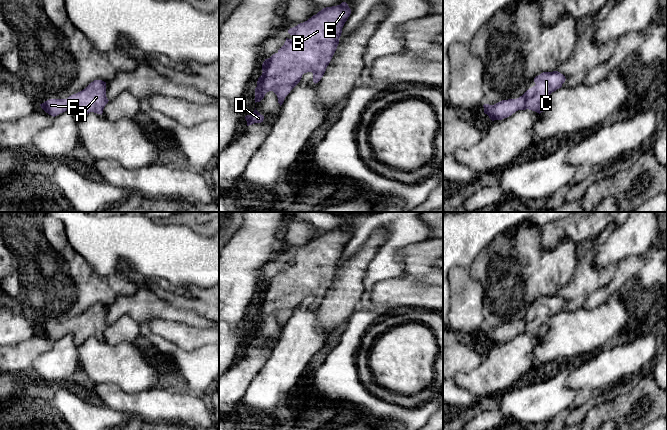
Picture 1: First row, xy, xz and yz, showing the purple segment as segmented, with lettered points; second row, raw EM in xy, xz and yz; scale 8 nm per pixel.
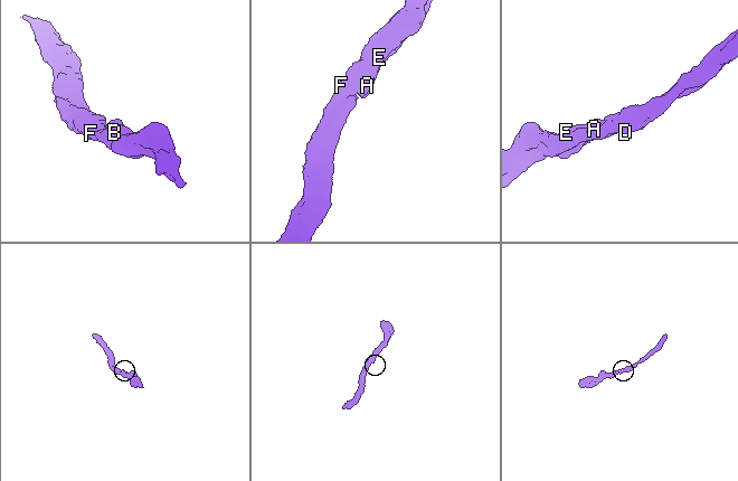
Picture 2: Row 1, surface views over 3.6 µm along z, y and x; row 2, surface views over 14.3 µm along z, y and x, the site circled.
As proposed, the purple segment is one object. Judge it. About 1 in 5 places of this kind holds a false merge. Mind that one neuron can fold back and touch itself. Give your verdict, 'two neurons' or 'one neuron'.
one neuron

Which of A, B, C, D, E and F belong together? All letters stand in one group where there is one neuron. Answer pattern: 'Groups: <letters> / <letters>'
Groups: A B C D E F

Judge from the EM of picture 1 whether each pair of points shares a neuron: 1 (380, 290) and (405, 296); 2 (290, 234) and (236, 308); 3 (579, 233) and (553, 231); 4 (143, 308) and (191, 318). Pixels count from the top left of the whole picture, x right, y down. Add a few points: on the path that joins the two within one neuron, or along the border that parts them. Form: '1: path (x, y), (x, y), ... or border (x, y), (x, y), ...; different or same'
1: path (386, 293), (399, 293); same
2: border (283, 227), (277, 243), (278, 254); different
3: path (573, 230), (559, 230); same
4: path (155, 308), (179, 315); same

